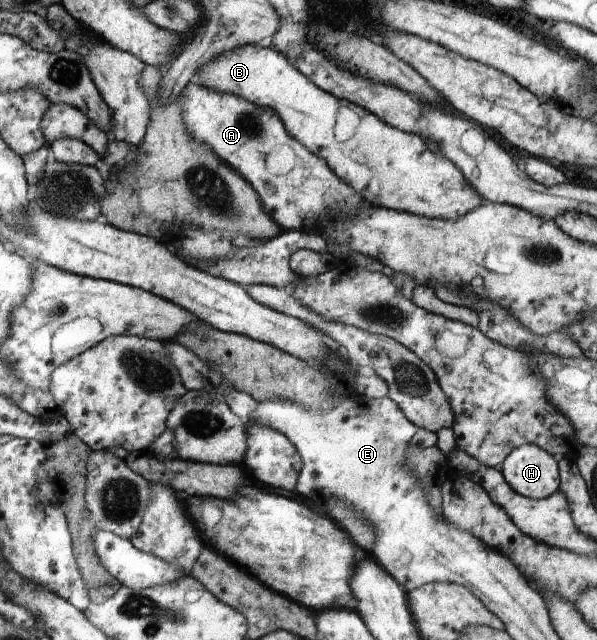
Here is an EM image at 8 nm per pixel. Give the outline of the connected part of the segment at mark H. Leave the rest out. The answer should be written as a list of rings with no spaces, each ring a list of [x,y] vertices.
[[[538,445],[515,448],[499,469],[504,480],[522,496],[544,499],[559,492],[559,461]]]

